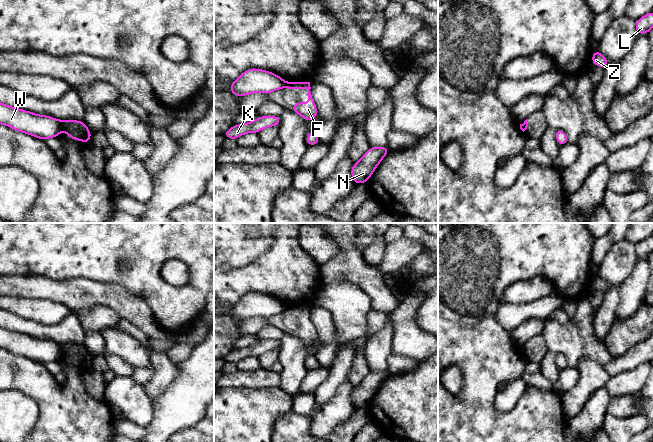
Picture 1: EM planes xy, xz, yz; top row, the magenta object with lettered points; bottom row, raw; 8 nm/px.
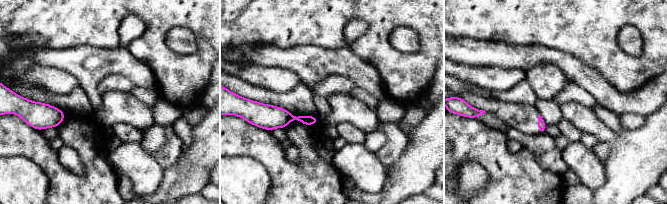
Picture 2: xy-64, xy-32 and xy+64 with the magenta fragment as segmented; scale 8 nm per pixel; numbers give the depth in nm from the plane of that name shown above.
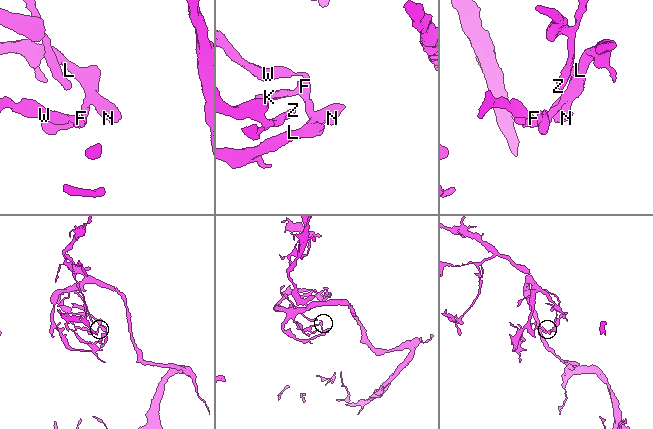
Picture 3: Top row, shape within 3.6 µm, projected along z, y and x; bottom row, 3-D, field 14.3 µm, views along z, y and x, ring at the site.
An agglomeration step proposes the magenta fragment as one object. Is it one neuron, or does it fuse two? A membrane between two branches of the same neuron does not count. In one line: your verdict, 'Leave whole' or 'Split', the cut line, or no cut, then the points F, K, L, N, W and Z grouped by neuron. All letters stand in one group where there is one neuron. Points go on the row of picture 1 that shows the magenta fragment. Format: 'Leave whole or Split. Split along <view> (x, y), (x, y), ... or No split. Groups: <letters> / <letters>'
Split. Split along xy (56, 119), (61, 129). Groups: F K L N Z / W

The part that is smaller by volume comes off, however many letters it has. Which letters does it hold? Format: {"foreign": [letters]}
{"foreign": ["W"]}

